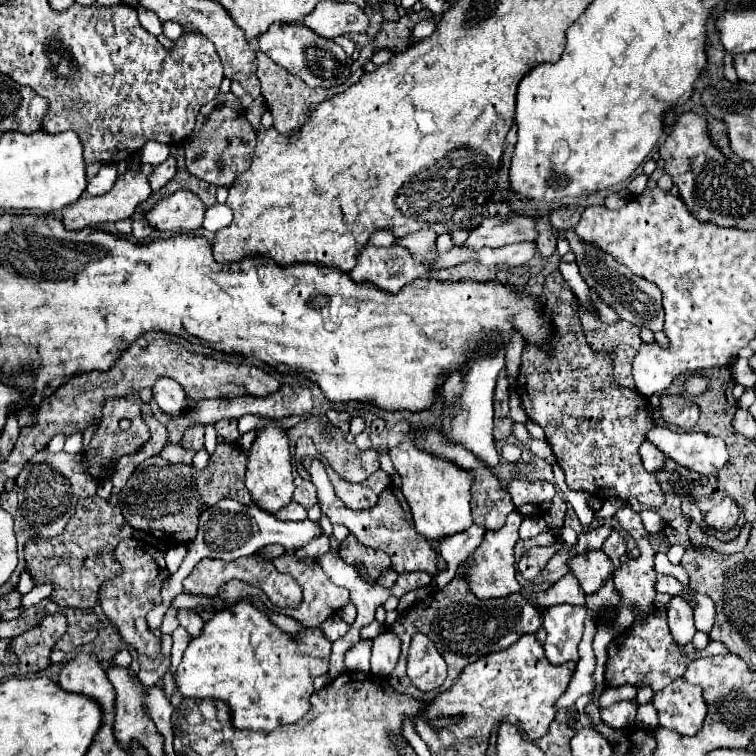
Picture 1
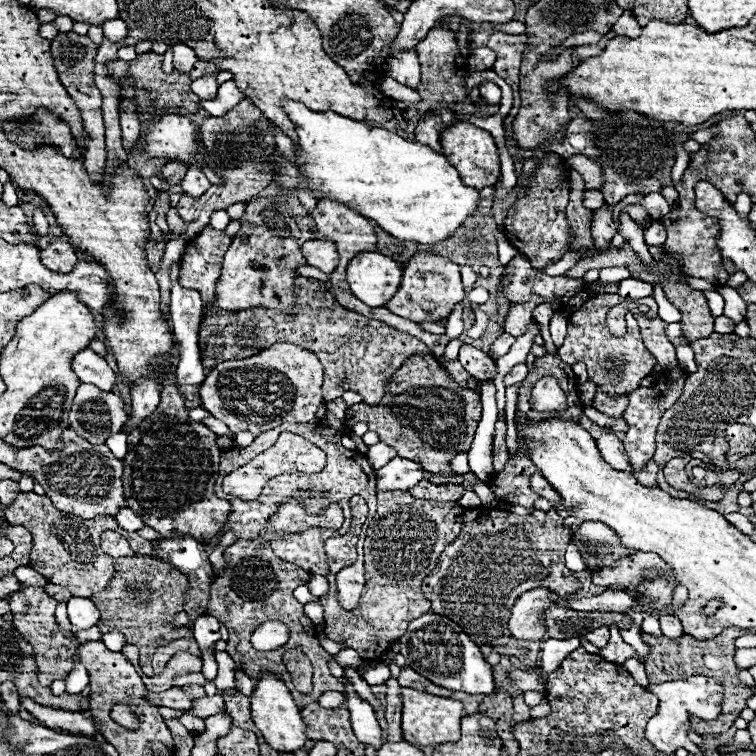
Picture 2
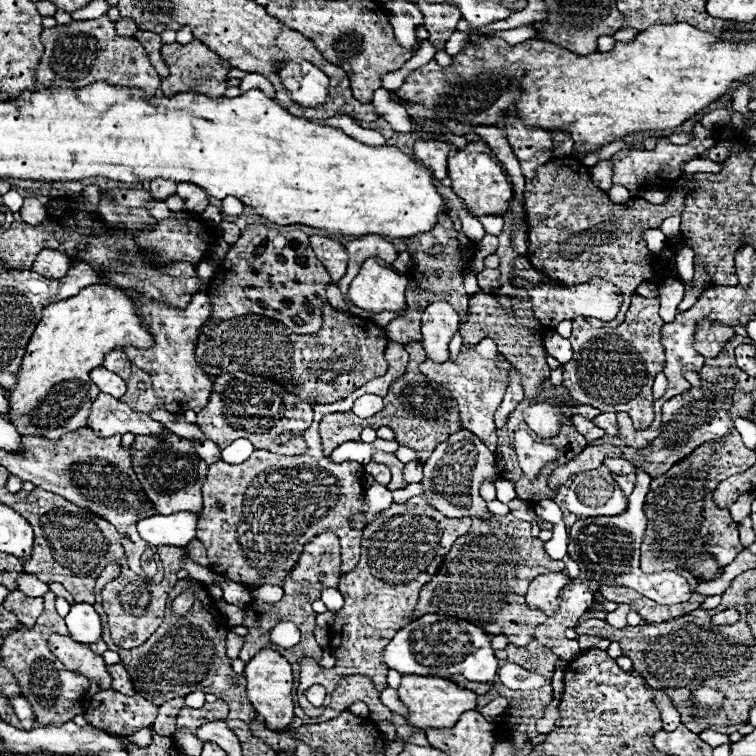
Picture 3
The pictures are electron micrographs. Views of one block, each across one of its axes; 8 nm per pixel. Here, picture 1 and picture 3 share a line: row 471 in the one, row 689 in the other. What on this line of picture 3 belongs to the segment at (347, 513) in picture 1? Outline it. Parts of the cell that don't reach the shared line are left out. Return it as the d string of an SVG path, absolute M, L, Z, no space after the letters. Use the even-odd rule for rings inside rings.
M314 685L305 691L306 698L316 707L323 706L324 698L327 694L326 689L320 685Z

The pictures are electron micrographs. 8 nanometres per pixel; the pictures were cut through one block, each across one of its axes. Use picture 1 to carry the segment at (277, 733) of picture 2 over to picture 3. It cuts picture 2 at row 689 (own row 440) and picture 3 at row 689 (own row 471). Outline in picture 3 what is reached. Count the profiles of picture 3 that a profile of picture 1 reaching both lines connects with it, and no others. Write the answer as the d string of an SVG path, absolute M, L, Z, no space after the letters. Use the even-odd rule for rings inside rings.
M268 648L260 650L246 664L244 676L248 680L248 686L246 686L248 698L250 698L252 706L256 708L256 712L264 718L266 728L274 730L274 732L288 730L288 726L294 718L294 702L292 702L292 670L290 670L290 664L286 662L286 658L282 658L278 652L268 650Z

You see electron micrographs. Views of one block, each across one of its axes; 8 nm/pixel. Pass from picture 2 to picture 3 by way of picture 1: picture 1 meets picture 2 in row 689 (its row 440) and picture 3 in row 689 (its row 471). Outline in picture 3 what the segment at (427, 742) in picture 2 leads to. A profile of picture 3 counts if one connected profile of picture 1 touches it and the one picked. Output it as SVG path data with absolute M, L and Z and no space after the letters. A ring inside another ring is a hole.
M406 674L402 676L402 684L398 688L398 698L400 702L408 708L406 724L428 730L428 728L452 728L460 714L466 710L476 708L476 694L472 690L460 688L446 678L438 676L416 676L416 674Z

